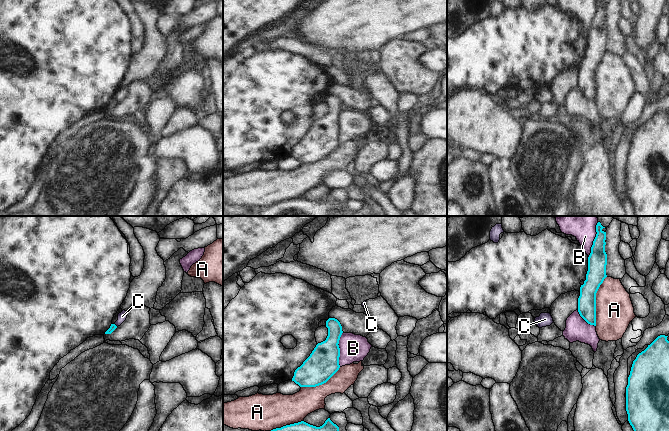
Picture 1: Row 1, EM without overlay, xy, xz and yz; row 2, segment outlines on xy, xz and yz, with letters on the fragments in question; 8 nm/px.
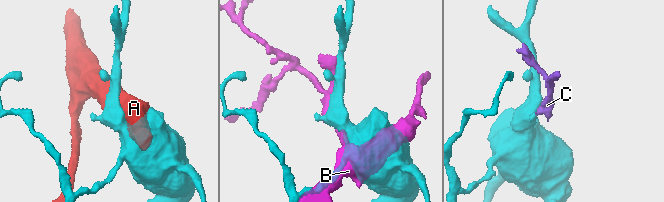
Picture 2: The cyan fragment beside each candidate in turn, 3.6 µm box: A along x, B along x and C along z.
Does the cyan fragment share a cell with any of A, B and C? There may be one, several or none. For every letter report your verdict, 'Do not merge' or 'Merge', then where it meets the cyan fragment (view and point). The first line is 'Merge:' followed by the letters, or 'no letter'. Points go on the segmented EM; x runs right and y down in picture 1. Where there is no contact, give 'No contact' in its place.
Merge: no letter
A: Do not merge. Touches cyan at yz (595, 301)
B: Do not merge. Touches cyan at yz (594, 240)
C: Do not merge. Touches cyan at xy (115, 325).

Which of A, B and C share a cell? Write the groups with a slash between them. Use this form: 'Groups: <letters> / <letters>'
Groups: A / B / C.

